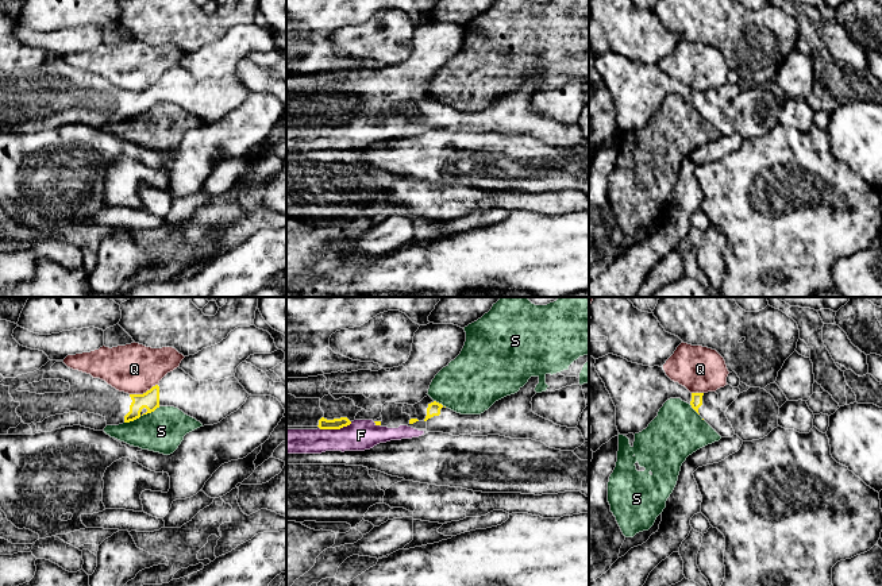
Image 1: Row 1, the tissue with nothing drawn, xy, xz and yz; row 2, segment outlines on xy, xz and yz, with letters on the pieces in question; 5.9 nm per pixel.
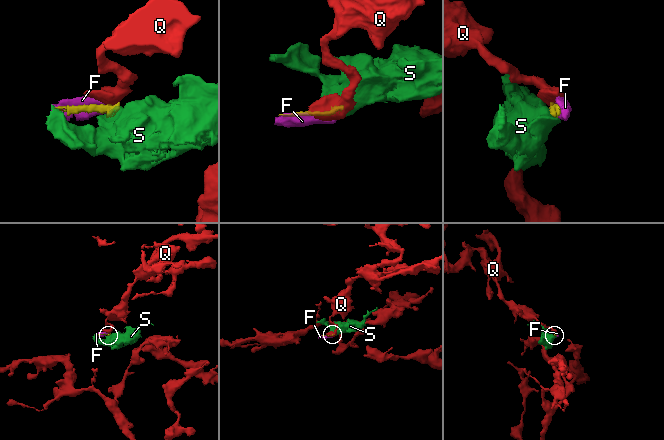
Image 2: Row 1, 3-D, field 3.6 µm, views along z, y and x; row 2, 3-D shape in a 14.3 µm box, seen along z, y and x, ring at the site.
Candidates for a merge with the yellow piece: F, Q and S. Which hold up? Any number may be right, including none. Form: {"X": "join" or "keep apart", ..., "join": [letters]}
{"F": "join", "Q": "keep apart", "S": "keep apart", "join": ["F"]}

